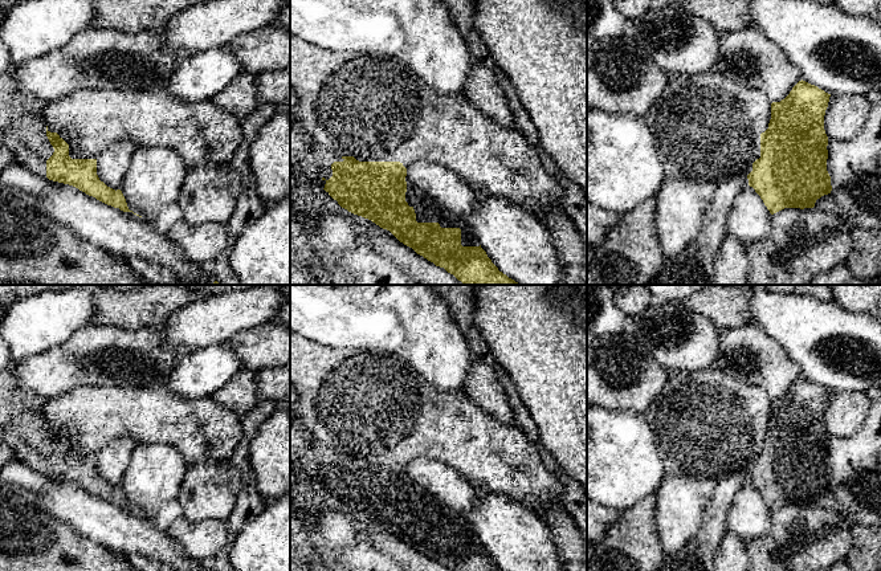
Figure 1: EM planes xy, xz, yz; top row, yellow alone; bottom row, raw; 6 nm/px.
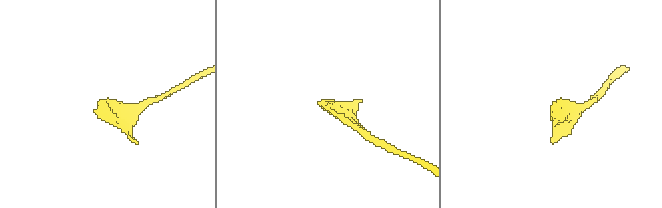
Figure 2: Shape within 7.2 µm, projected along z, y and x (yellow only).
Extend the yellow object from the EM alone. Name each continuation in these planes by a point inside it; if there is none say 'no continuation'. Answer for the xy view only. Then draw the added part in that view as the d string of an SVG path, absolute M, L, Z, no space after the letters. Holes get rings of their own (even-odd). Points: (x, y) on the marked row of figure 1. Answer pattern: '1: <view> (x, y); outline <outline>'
1: xy (23, 130); outline M8 73L0 76L0 147L12 152L16 163L45 180L49 180L46 160L54 152L42 117L48 105L48 101L21 91Z

